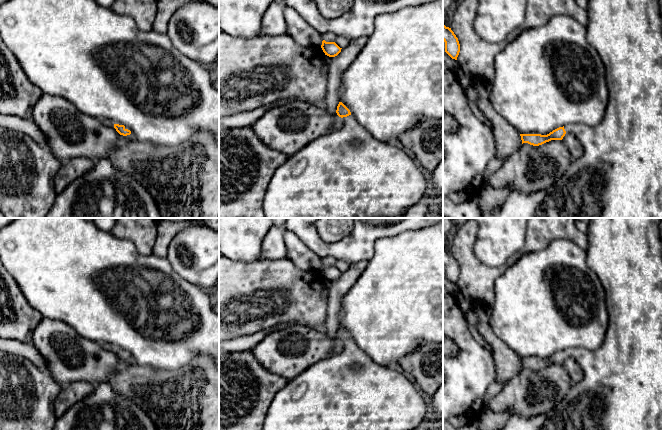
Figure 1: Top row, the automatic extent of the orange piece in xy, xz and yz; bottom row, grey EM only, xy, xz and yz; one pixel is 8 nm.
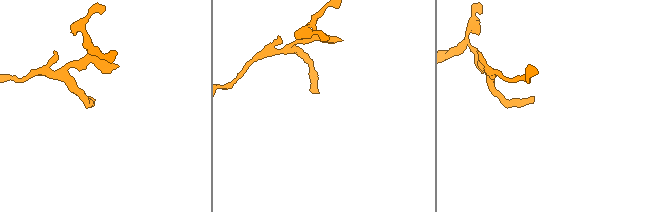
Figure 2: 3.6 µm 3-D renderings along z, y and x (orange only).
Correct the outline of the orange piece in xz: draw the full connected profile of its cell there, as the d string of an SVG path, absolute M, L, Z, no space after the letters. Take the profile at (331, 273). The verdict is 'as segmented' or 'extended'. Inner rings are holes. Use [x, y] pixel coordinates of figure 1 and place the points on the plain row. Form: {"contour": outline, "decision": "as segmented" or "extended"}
{"contour": "M325 264L322 265L321 272L325 279L329 281L337 280L342 273L335 266L326 266Z", "decision": "as segmented"}

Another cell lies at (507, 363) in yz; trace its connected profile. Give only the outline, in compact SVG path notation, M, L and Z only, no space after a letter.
M479 321L476 329L491 348L496 370L495 382L506 385L522 369L520 357L496 336L489 322Z

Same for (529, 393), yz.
M563 363L551 364L539 370L523 367L497 394L489 401L488 408L494 412L508 411L511 415L531 418L546 414L567 395L573 386Z

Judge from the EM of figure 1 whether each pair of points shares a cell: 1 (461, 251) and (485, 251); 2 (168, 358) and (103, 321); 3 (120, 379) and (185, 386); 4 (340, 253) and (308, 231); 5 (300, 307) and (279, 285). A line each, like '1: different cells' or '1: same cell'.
1: different cells
2: same cell
3: same cell
4: same cell
5: same cell

